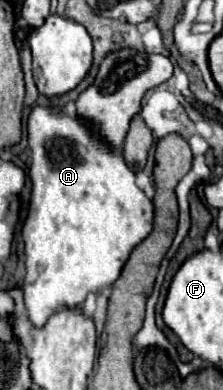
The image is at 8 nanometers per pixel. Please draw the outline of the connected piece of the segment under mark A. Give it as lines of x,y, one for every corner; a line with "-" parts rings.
34,105
28,115
28,149
30,149
30,207
22,225
26,277
24,277
24,303
28,319
42,327
56,309
82,305
88,291
100,291
112,285
130,251
152,231
154,203
136,185
134,171
126,165
124,153
112,149
96,131
90,119
80,115
70,117
62,107

